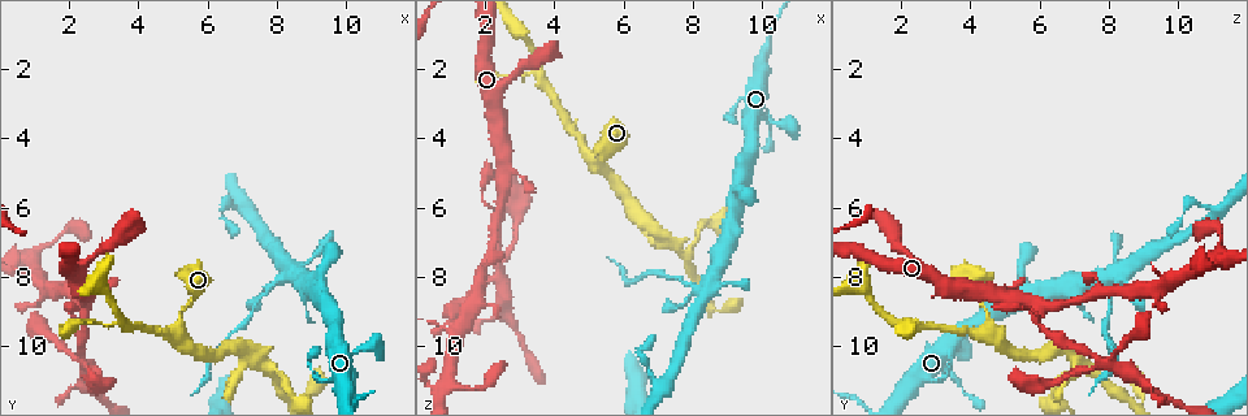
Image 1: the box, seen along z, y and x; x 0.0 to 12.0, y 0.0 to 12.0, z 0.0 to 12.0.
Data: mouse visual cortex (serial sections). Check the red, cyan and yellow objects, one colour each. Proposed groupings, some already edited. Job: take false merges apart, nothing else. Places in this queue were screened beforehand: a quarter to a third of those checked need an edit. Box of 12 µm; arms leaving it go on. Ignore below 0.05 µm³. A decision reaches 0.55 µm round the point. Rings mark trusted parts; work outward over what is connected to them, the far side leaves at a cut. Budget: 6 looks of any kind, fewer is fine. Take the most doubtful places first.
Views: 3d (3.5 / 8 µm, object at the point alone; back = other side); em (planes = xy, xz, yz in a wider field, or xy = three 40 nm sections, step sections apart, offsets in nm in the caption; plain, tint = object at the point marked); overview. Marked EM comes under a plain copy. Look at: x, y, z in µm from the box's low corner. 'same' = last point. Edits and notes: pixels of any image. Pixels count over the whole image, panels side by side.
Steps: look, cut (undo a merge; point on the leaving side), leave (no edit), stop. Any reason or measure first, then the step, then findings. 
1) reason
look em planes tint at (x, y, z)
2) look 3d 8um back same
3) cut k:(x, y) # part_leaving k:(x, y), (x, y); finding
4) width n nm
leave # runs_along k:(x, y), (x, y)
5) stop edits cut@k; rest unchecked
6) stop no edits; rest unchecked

small branch off a trunk
look 3d 3.5um at (5.2, 9.5, 4.6)

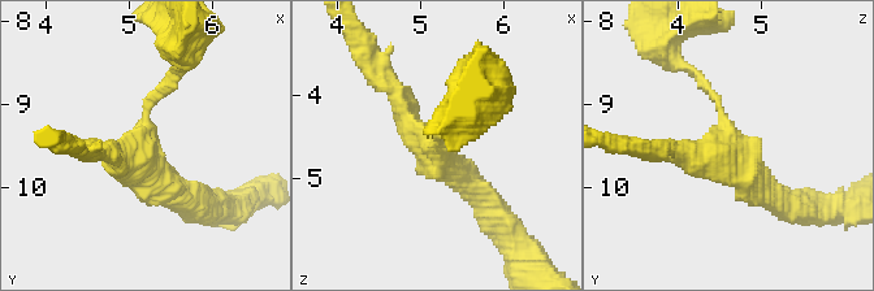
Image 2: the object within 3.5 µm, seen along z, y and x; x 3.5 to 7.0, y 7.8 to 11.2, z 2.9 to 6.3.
need the tissue
look em xy step 2 tint at (5.20, 9.50, 4.65)

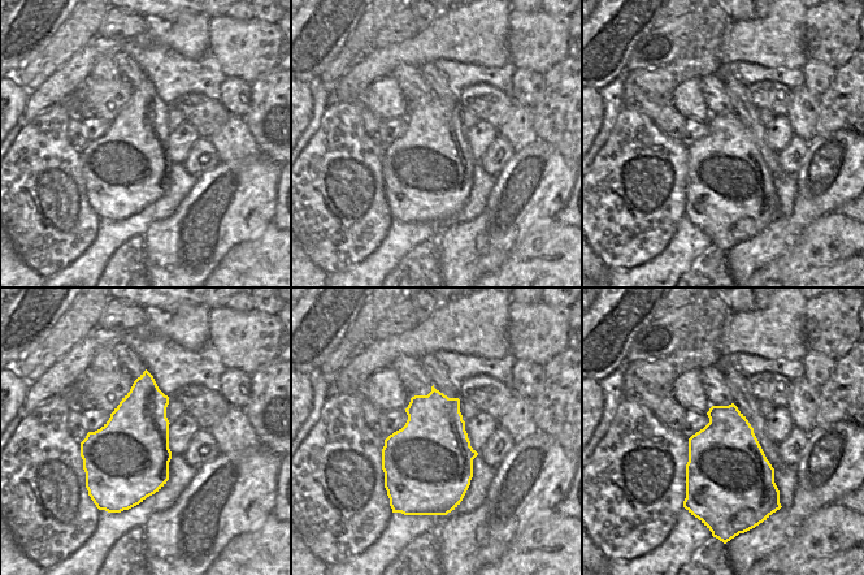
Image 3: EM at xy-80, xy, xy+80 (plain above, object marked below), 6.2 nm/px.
width 550 nm
leave # runs_along 2:(700, 79), (739, 160), (779, 203); one cell here

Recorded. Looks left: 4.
a fork
look 3d 3.5um at (7.8, 10.7, 7.4)

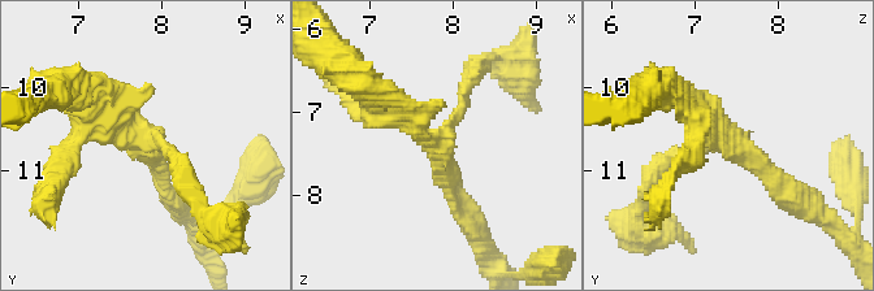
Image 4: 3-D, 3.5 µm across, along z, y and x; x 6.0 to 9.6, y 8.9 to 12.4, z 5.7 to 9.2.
arms 3; arm_widths 150, 200, 300 nm; now the EM
look em xy step 1 tint at (7.80, 10.65, 7.35)

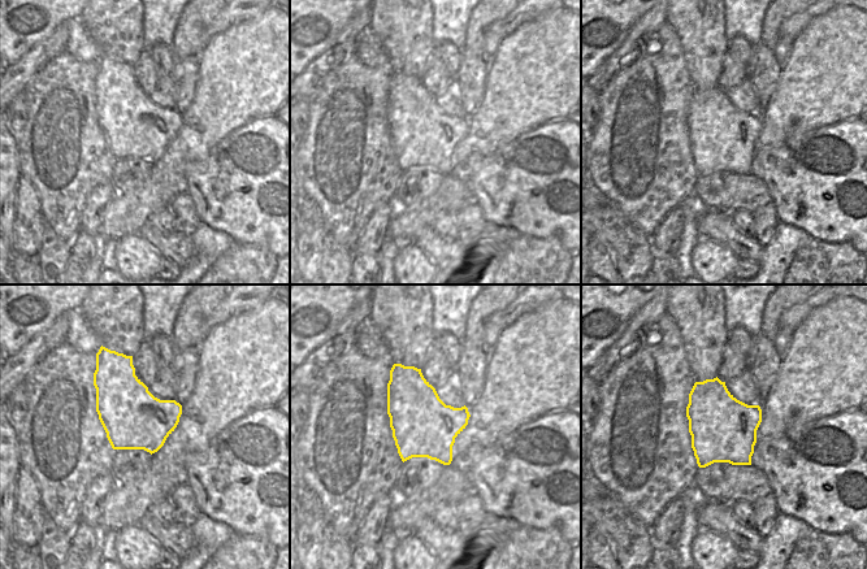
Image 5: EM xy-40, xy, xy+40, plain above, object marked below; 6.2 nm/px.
cut 4:(477, 61) # part_leaving 4:(461, 100), (488, 57), (516, 77); two cells meet here

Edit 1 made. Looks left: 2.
stop edits cut@4; rest unchecked

